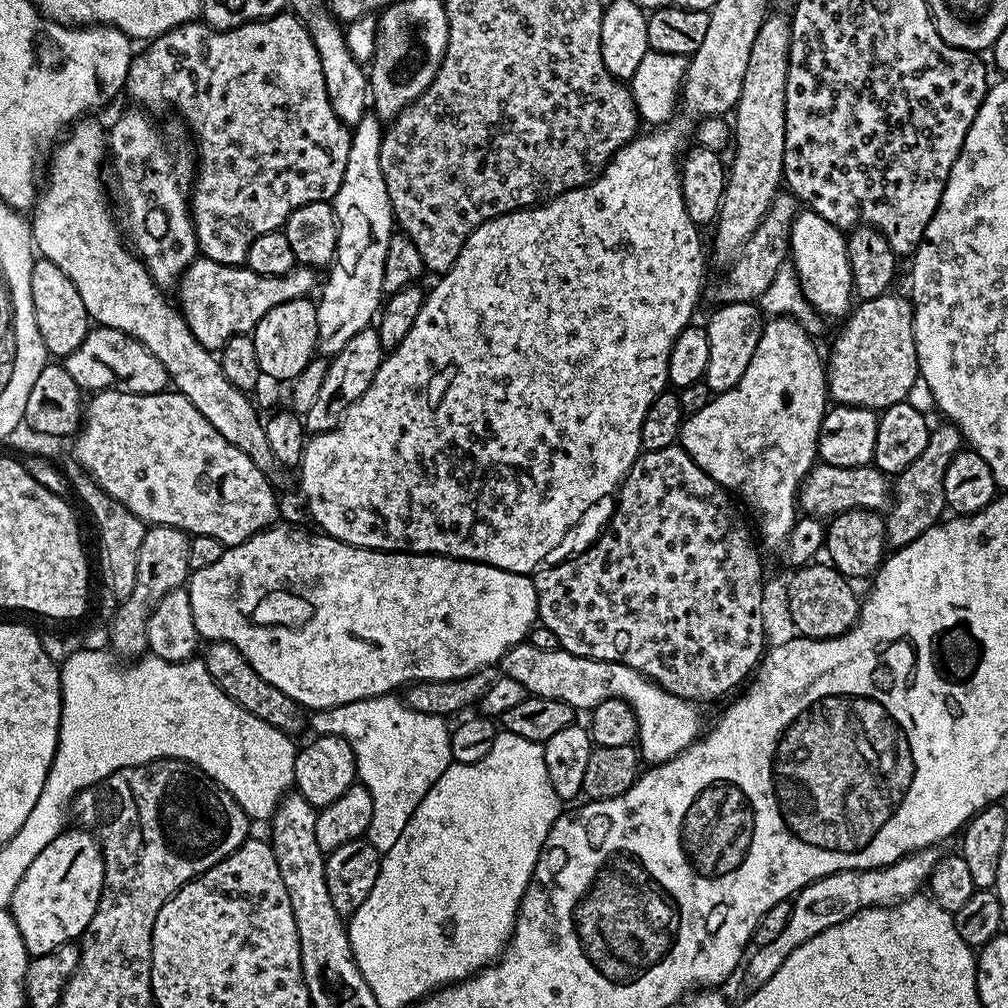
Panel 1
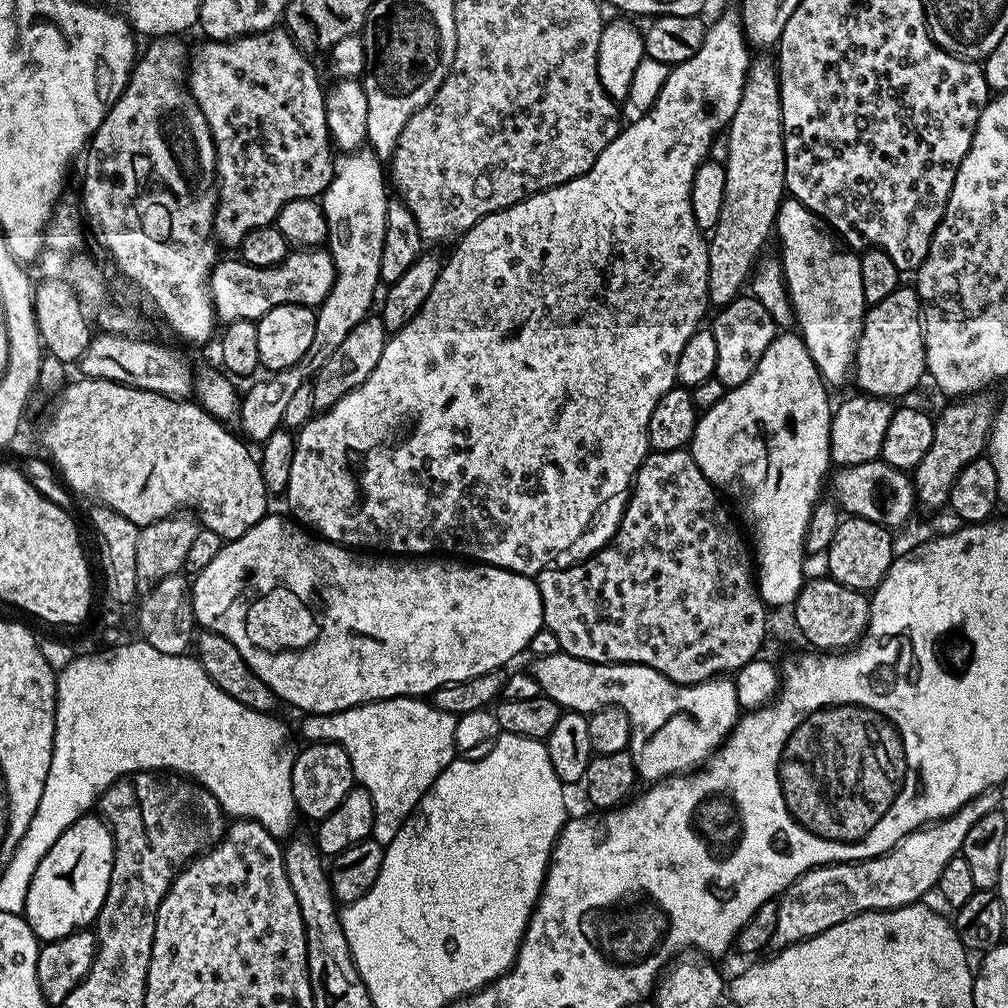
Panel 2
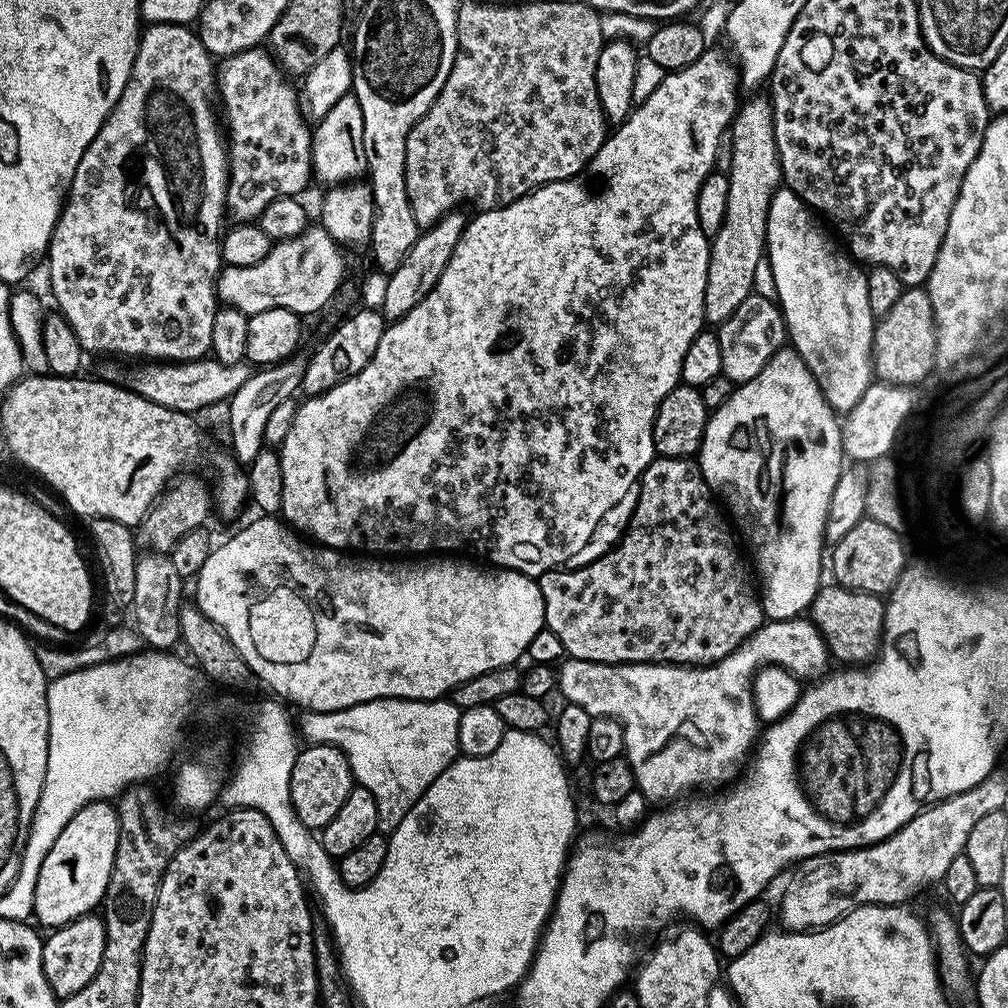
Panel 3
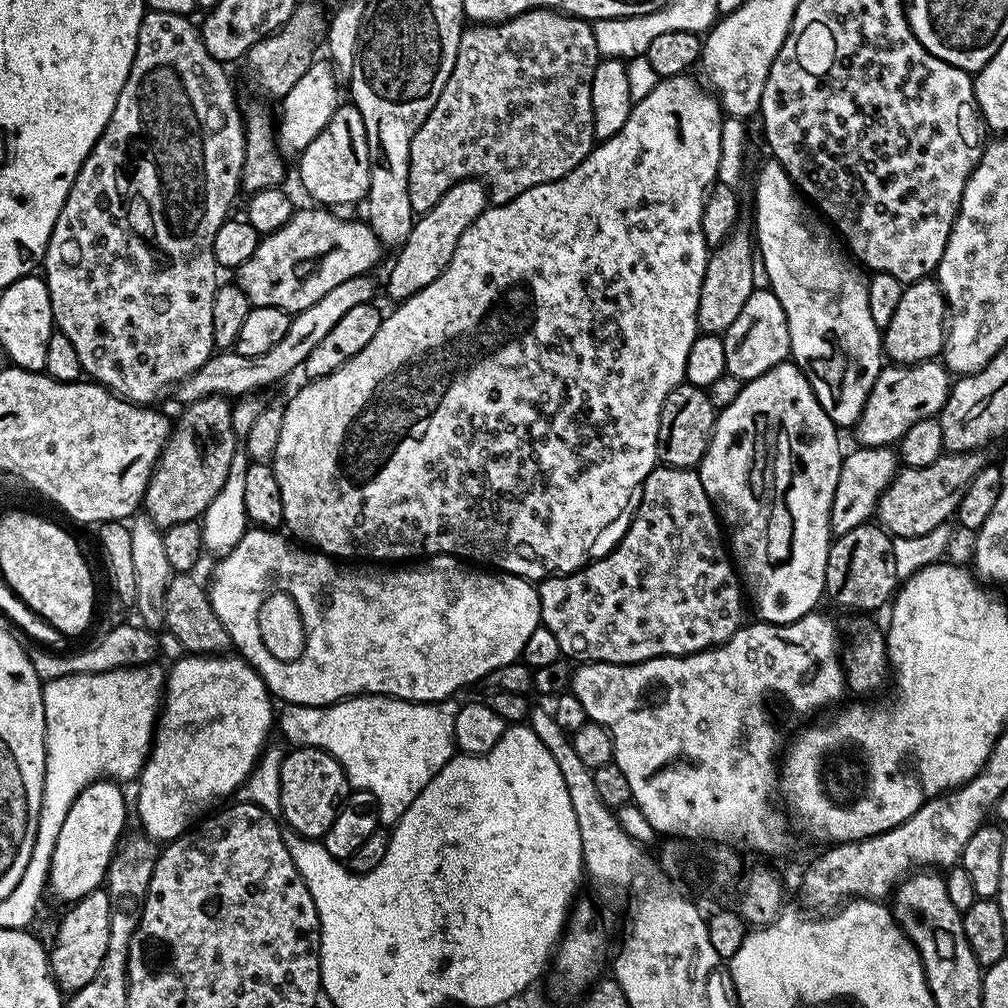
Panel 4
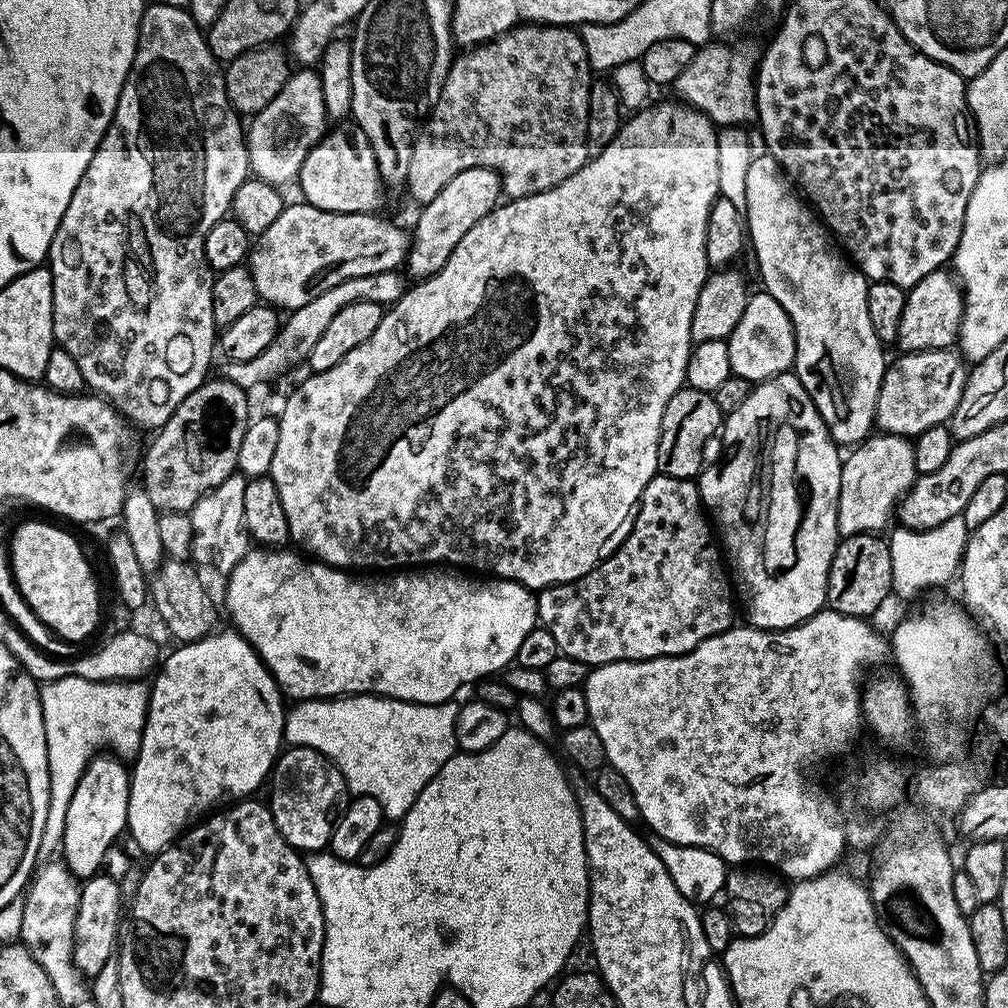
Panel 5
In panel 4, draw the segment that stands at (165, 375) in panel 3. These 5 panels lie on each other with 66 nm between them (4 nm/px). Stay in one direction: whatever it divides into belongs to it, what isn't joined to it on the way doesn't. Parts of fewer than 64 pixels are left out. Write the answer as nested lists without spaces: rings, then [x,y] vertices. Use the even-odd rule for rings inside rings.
[[[371,275],[355,276],[339,286],[334,286],[327,294],[322,294],[314,306],[306,310],[295,313],[288,321],[286,338],[278,342],[278,346],[272,346],[266,350],[266,354],[257,356],[243,356],[234,350],[220,350],[213,354],[210,359],[203,364],[192,376],[187,376],[181,380],[175,389],[176,396],[181,400],[181,405],[193,404],[196,400],[201,400],[207,396],[222,396],[225,398],[243,398],[257,393],[258,388],[266,388],[270,384],[276,384],[279,380],[284,380],[292,371],[299,369],[304,360],[326,338],[330,330],[334,330],[334,325],[342,319],[349,310],[354,310],[354,306],[362,306],[373,299],[376,292],[376,284],[372,281]]]

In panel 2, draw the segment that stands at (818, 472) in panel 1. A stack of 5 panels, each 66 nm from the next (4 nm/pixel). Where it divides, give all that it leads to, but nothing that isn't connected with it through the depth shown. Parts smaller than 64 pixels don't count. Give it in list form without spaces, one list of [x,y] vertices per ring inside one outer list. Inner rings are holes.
[[[879,458],[837,467],[831,473],[830,488],[831,484],[831,499],[838,505],[841,513],[878,522],[889,530],[902,527],[911,518],[912,511],[917,511],[918,508],[913,477],[905,469],[890,466]]]

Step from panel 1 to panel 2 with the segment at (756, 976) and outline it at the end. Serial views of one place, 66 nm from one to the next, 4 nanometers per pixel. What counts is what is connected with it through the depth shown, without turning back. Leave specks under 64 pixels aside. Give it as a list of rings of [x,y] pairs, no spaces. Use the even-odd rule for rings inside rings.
[[[992,790],[984,792],[966,802],[953,816],[910,833],[886,854],[869,860],[852,860],[849,864],[823,864],[820,868],[803,872],[778,897],[778,922],[774,926],[771,947],[776,950],[789,948],[791,944],[814,938],[860,912],[885,912],[921,903],[924,895],[939,885],[946,862],[960,855],[960,847],[966,842],[970,826],[974,826],[982,814],[997,811],[994,793]]]

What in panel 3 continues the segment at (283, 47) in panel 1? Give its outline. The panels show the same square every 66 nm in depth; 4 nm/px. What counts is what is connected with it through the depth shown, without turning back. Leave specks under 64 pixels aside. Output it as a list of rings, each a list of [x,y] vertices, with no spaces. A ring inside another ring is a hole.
[[[257,46],[250,50],[242,50],[233,56],[223,57],[221,64],[224,65],[219,65],[215,87],[218,89],[218,96],[220,92],[220,104],[224,107],[222,120],[226,125],[228,150],[228,192],[224,195],[224,203],[227,215],[231,219],[233,216],[233,221],[256,222],[259,221],[262,210],[266,210],[266,206],[270,206],[270,202],[274,202],[278,196],[299,197],[300,191],[308,183],[313,183],[313,129],[304,125],[301,97],[297,89],[295,92],[287,84],[285,73],[271,51]]]

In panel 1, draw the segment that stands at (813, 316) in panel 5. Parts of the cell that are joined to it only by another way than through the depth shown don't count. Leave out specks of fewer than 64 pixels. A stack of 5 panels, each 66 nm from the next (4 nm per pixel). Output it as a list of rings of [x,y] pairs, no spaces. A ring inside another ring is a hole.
[[[804,210],[792,224],[790,241],[790,264],[796,267],[795,279],[798,281],[803,299],[808,300],[820,312],[828,316],[843,317],[854,300],[848,241],[841,229],[835,228],[817,212]]]

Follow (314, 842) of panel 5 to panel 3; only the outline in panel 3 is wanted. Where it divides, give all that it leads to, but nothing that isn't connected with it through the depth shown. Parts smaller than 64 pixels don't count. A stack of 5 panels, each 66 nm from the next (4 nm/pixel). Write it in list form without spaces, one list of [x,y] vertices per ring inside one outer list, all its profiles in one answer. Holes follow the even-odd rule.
[[[308,744],[297,751],[294,770],[290,774],[290,802],[294,806],[294,814],[298,814],[302,826],[306,826],[309,830],[324,828],[326,822],[330,822],[330,818],[334,818],[334,814],[338,814],[342,802],[346,802],[346,794],[350,794],[352,787],[354,787],[354,781],[348,760],[344,757],[344,753],[334,745]]]

